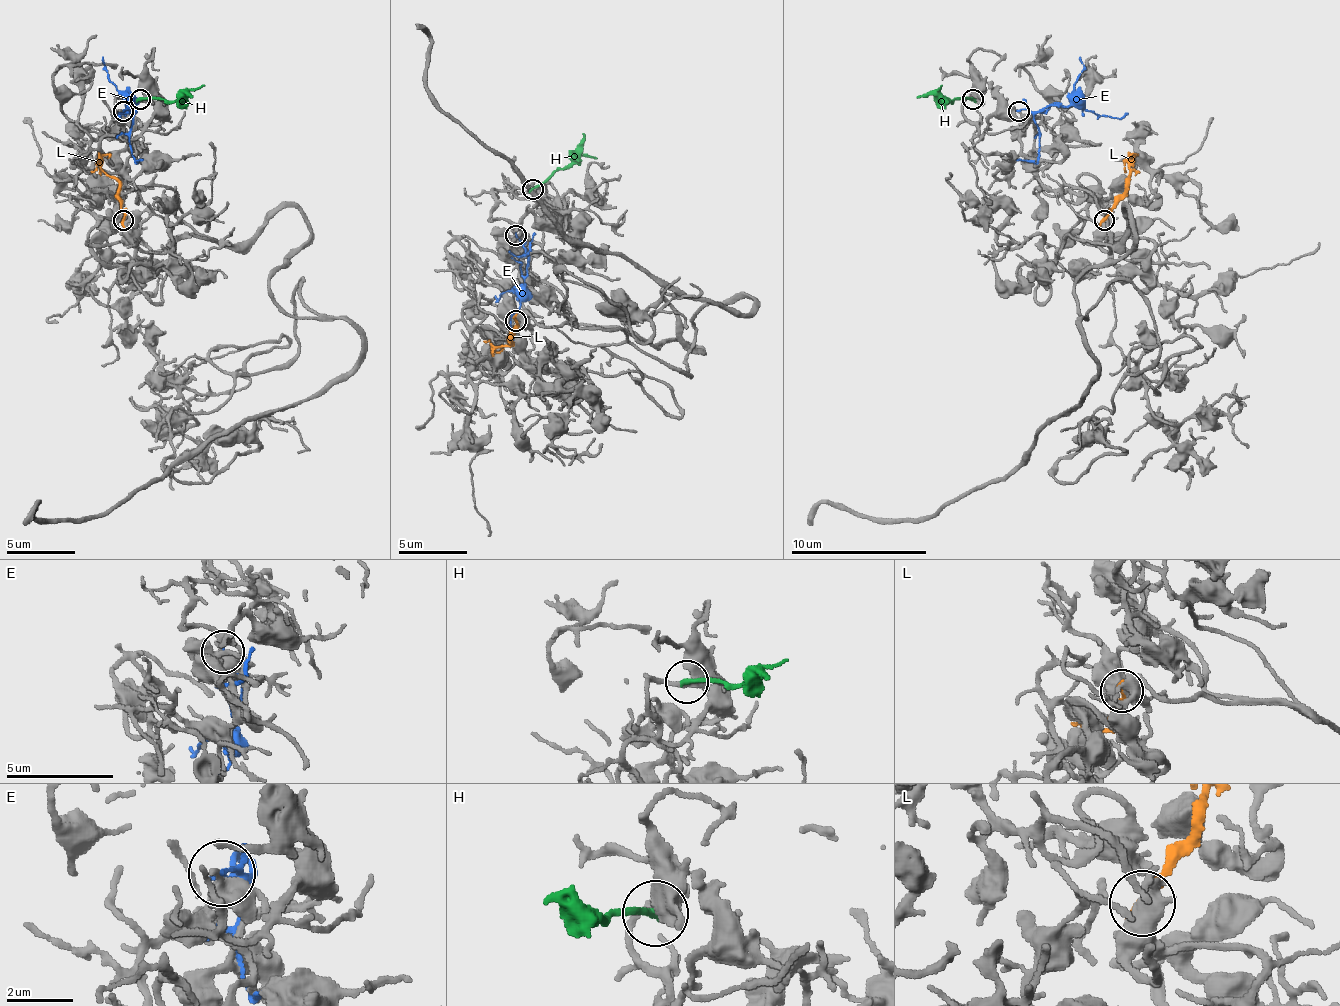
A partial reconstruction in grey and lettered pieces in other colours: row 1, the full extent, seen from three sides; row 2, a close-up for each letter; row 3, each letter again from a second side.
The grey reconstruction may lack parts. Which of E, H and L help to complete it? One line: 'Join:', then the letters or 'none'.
Join: H

